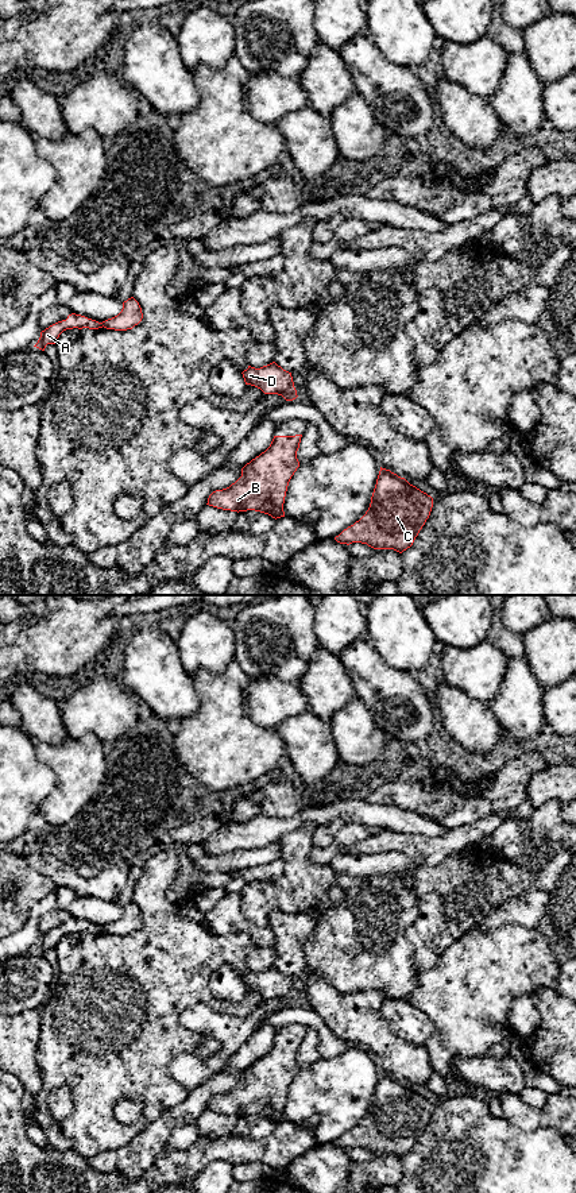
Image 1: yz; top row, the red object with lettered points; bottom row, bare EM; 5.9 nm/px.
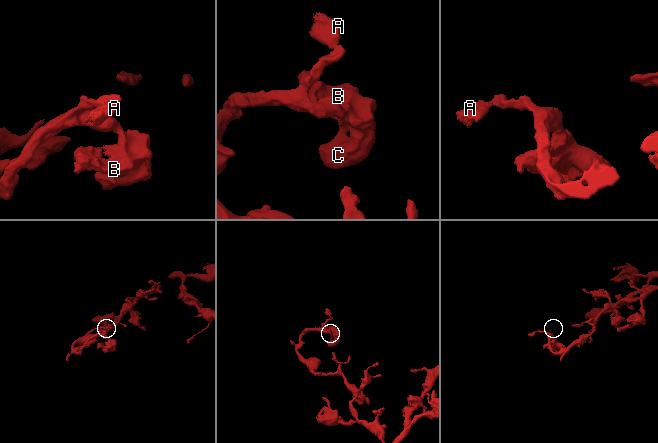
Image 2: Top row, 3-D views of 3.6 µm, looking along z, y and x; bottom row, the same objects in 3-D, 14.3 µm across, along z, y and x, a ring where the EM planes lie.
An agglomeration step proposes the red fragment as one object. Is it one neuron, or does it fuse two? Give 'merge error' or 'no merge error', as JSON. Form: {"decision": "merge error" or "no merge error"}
{"decision": "merge error"}

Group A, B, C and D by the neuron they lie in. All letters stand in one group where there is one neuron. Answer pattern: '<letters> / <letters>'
A / B C D

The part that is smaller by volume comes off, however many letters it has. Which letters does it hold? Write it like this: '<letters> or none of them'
A

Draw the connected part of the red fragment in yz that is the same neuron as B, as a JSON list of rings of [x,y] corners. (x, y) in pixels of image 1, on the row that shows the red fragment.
[[[302,435],[274,436],[270,447],[241,468],[241,476],[229,487],[213,491],[209,495],[206,505],[237,513],[255,510],[268,514],[275,520],[285,517],[283,503],[287,486],[299,467],[297,451],[299,448],[301,437]]]

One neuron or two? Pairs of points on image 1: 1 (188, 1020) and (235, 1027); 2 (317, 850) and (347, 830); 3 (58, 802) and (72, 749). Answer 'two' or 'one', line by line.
1: one
2: one
3: one

